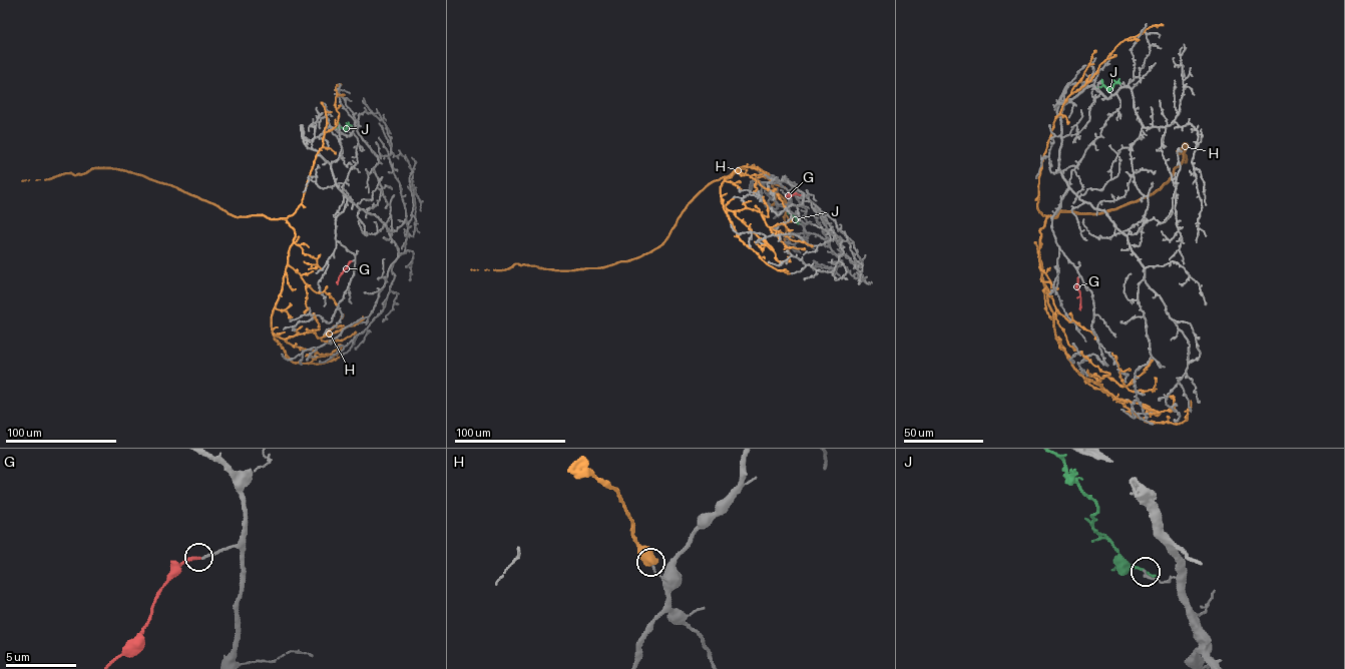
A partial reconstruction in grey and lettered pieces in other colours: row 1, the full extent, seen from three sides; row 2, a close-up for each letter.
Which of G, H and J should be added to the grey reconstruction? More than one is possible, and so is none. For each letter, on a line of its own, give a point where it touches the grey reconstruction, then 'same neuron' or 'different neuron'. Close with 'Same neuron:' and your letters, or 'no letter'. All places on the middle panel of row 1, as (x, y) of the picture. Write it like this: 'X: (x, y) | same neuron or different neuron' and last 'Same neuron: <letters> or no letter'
G: (800, 194) | same neuron
H: (785, 207) | different neuron
J: (800, 223) | different neuron
Same neuron: G

